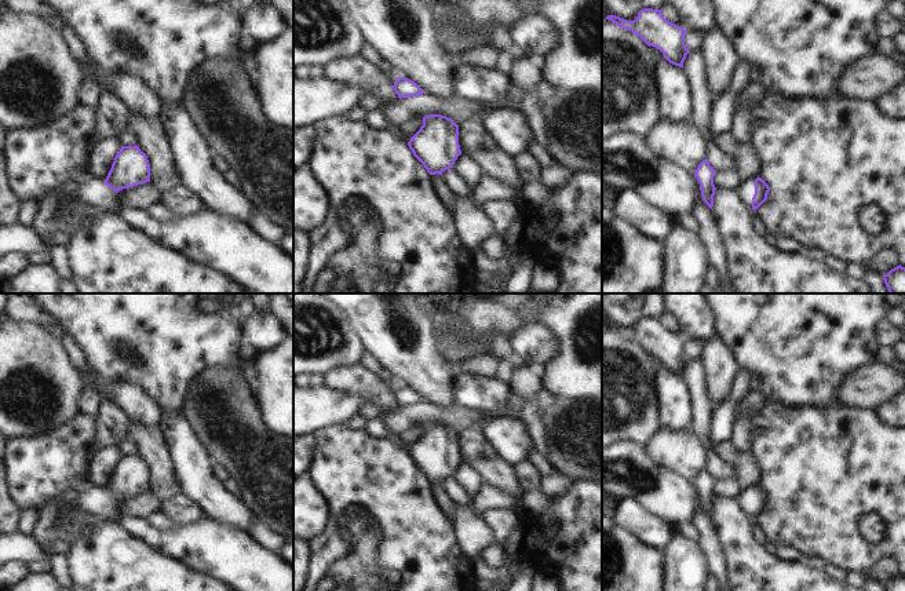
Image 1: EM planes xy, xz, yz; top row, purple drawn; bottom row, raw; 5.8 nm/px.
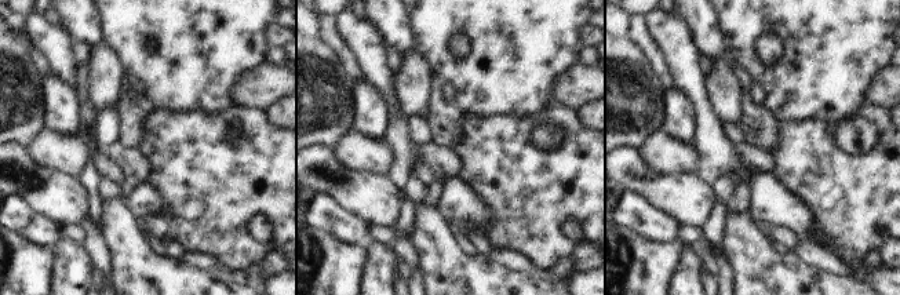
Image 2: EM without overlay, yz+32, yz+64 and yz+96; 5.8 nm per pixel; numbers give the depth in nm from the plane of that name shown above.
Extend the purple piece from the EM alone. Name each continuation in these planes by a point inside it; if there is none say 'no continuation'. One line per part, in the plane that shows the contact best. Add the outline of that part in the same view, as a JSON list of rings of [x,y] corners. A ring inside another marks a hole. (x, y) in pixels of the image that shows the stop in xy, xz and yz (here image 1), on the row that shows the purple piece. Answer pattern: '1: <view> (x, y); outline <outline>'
1: yz (747, 190); outline [[[756,176],[758,178],[758,176]],[[752,178],[749,180],[747,180],[744,185],[740,186],[738,193],[741,196],[741,200],[749,207],[752,208],[752,197],[755,194],[755,179]]]

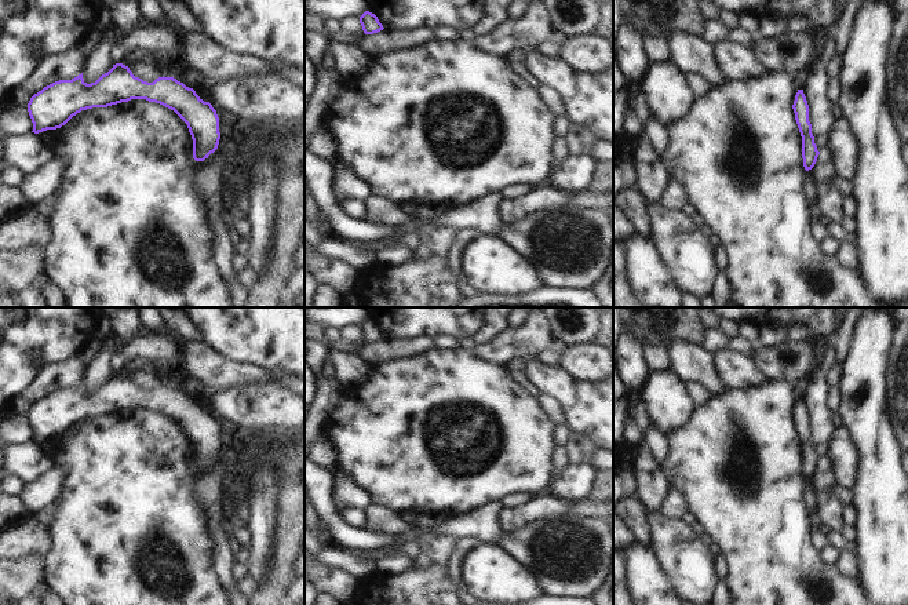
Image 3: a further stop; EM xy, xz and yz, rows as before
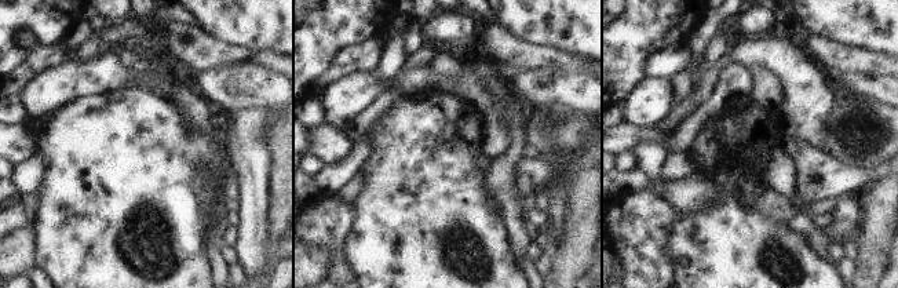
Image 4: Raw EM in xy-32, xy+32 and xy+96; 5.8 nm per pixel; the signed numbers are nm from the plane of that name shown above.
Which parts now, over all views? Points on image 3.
no continuation

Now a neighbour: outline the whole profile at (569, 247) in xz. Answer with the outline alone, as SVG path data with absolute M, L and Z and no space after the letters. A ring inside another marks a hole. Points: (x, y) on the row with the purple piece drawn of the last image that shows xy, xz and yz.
M565 204L546 208L514 223L503 223L495 233L529 262L544 287L591 287L603 276L613 255L613 225L605 209Z

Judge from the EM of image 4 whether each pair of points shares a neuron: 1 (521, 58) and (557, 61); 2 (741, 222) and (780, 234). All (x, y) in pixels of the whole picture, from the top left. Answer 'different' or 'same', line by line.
1: same
2: same

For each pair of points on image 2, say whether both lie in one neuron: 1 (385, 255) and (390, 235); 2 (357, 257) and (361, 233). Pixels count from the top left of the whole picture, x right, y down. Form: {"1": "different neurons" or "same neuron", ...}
{"1": "different neurons", "2": "different neurons"}

